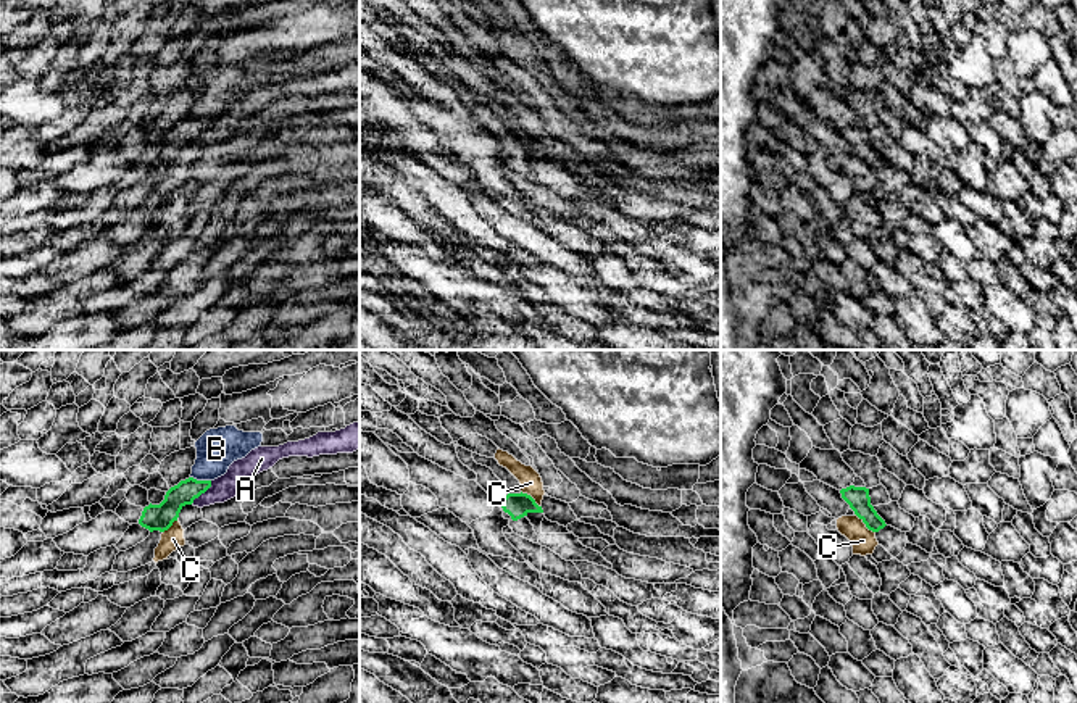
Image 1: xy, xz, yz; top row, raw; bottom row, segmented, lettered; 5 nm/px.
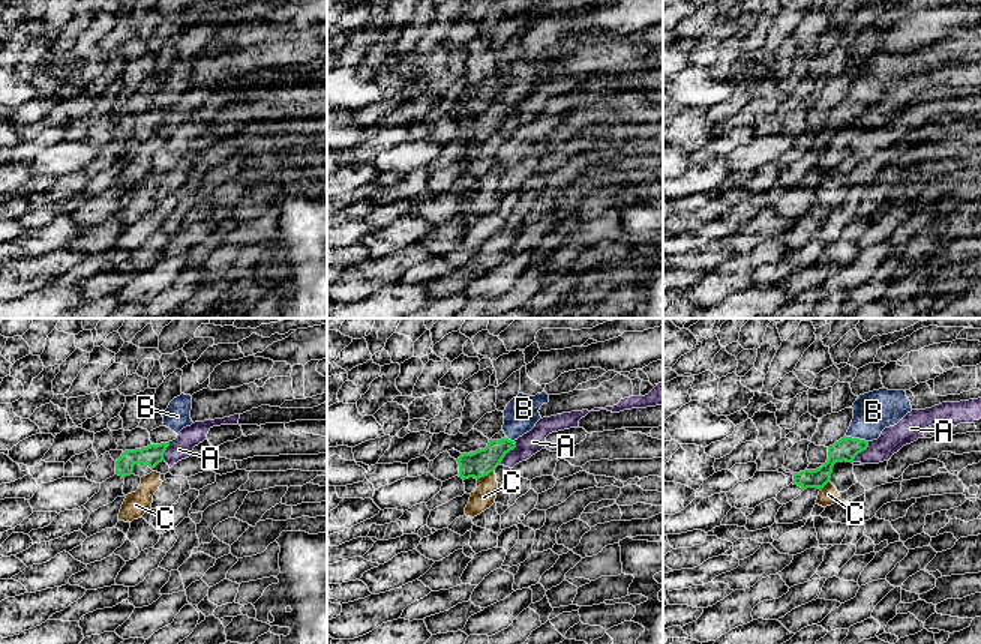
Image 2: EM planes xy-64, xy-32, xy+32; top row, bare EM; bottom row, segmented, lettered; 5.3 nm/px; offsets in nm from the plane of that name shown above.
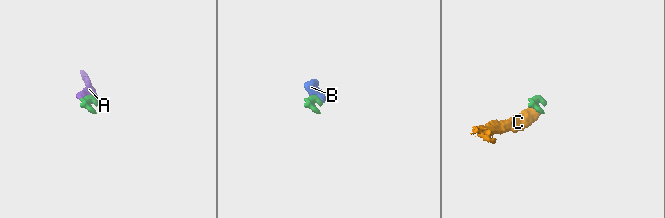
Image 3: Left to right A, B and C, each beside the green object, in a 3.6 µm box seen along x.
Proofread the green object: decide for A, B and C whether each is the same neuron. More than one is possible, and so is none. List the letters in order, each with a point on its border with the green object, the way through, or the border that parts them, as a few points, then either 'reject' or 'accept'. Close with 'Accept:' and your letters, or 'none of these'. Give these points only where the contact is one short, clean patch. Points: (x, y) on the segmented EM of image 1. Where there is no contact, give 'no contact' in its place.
A: contact xy (202, 492); border xy (212, 481), (191, 503); reject
B: contact xy (200, 481); way xy (163, 515), (200, 481), (216, 449); accept
C: contact yz (864, 523); border yz (855, 513), (874, 532); reject
Accept: B

